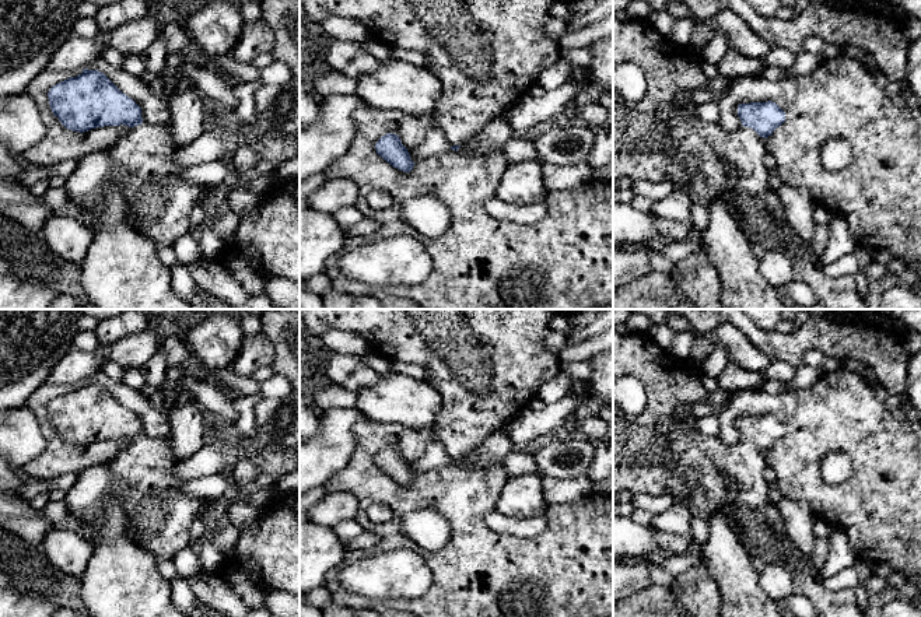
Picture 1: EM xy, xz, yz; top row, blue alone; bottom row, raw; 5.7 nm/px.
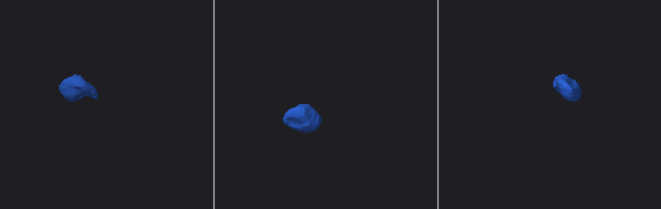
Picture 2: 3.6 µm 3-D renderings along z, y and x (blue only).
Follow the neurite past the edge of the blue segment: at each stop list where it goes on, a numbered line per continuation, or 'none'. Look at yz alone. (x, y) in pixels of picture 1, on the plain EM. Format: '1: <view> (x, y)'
1: yz (657, 452)

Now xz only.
1: xz (487, 364)

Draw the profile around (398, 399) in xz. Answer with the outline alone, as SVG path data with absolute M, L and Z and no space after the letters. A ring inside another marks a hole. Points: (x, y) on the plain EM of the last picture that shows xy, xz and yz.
M384 374L372 385L357 393L356 407L377 424L398 424L412 430L423 430L434 424L442 406L441 395L427 381L417 381L402 374Z

